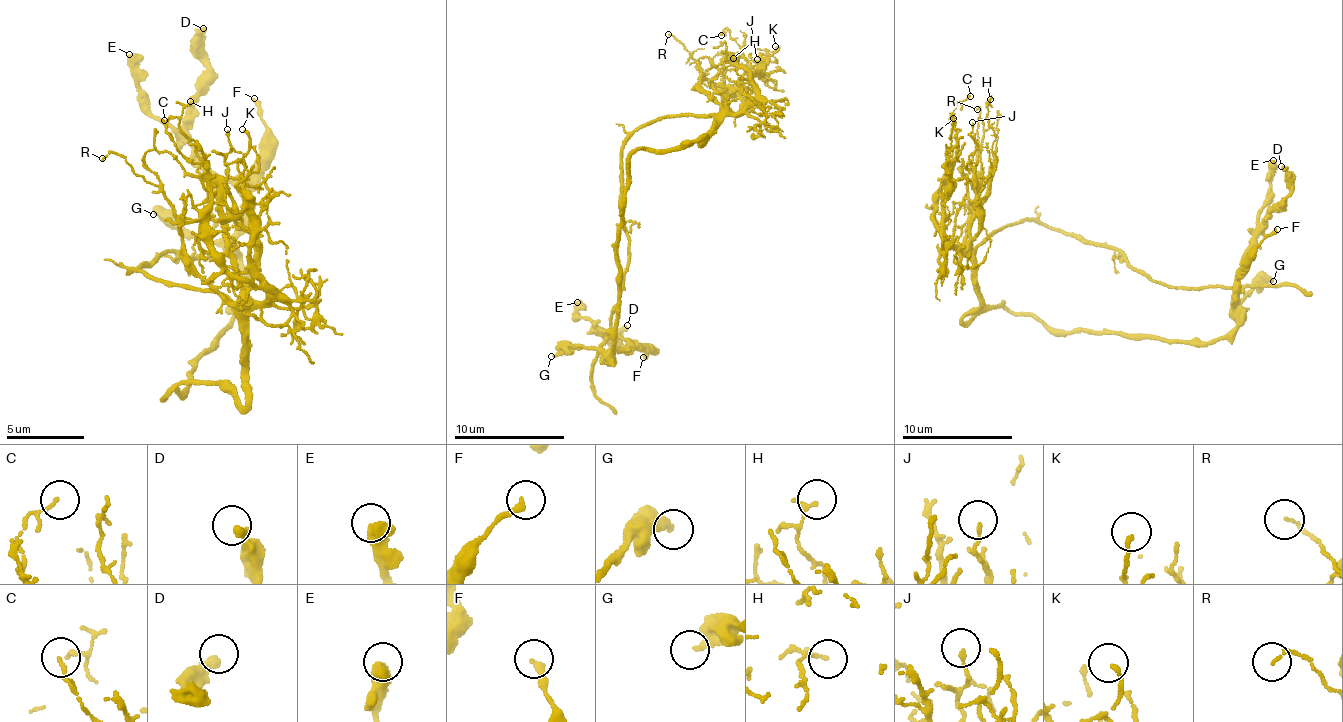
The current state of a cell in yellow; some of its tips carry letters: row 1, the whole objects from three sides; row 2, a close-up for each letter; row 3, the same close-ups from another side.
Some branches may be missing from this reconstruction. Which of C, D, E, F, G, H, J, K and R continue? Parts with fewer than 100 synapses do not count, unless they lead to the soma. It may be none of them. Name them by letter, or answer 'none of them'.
none of them

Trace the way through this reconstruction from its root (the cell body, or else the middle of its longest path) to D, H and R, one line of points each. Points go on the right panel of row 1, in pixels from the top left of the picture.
D: (982, 311), (1004, 302), (1057, 330), (1221, 340), (1237, 326), (1245, 250), (1290, 194), (1281, 166)
H: (982, 311), (974, 311), (980, 286), (969, 221), (988, 191), (994, 138), (987, 116), (990, 99)
R: (982, 311), (974, 311), (980, 286), (974, 258), (965, 245), (977, 193), (977, 109)

